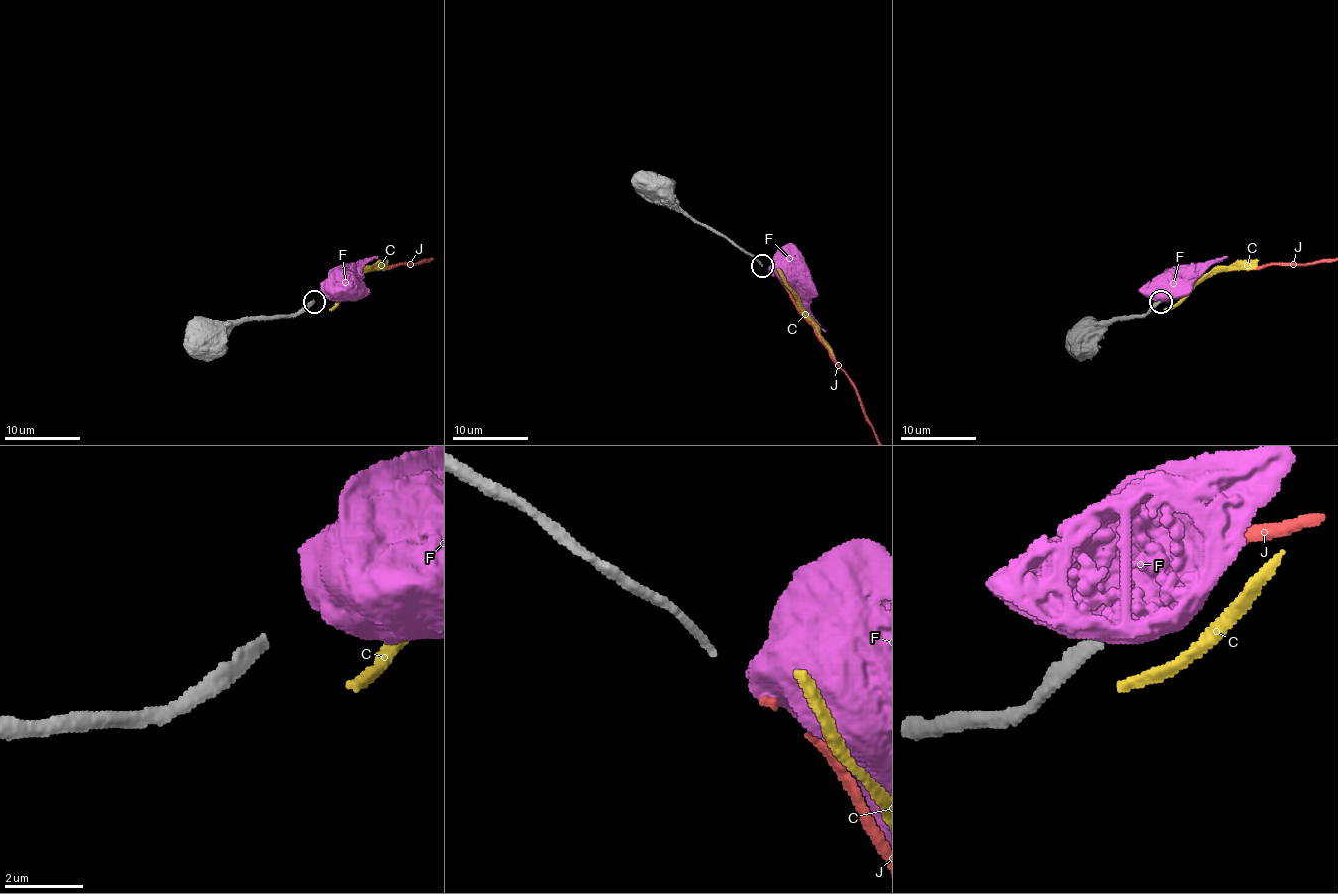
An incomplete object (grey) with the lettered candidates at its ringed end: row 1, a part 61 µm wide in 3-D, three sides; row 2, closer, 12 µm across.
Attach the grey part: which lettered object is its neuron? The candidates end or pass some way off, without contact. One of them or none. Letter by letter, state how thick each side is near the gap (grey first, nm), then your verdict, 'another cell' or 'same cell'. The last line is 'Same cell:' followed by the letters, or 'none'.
C: 280/280 nm | another cell
F: 280/800 nm | another cell
J: 280/170 nm | same cell
Same cell: J

